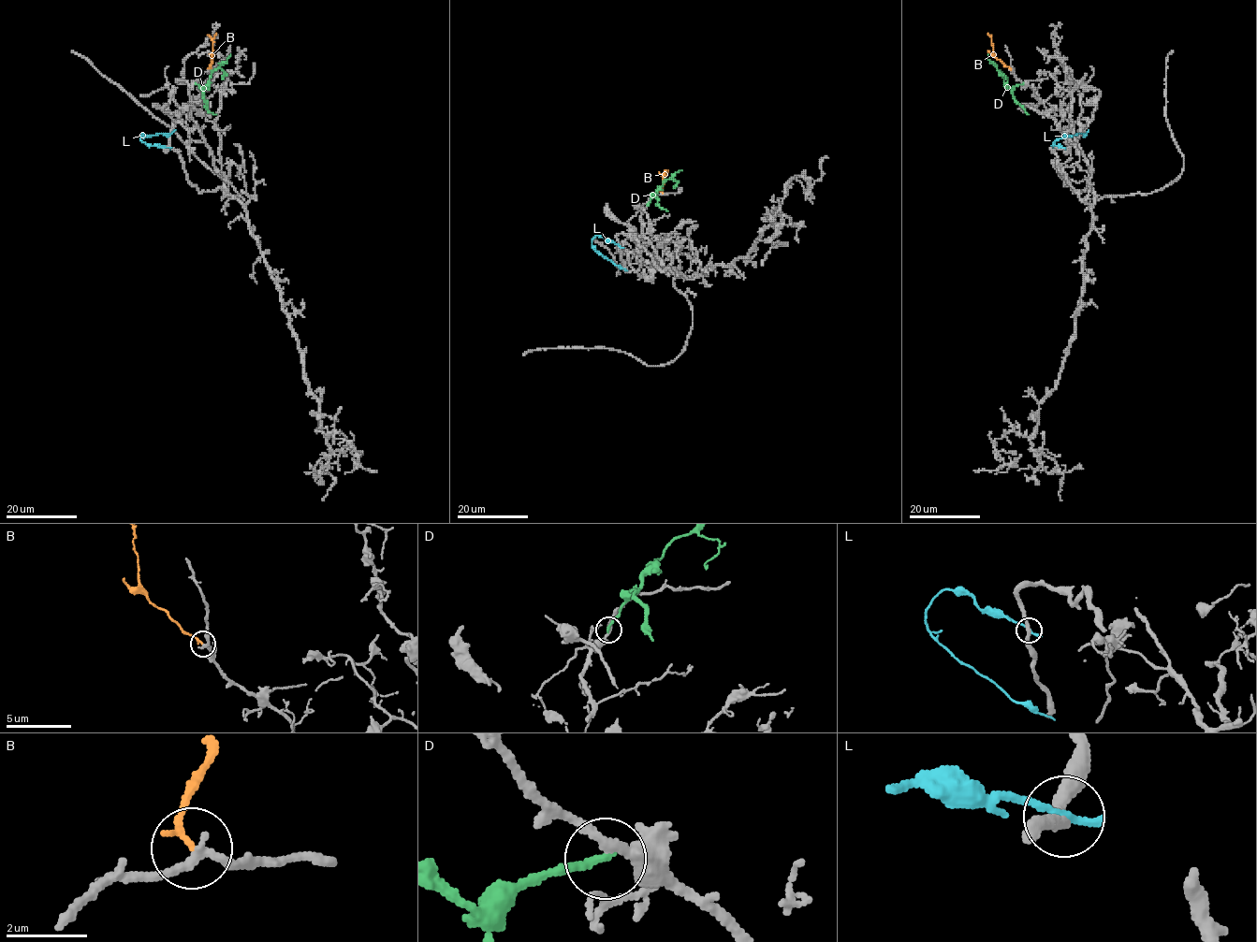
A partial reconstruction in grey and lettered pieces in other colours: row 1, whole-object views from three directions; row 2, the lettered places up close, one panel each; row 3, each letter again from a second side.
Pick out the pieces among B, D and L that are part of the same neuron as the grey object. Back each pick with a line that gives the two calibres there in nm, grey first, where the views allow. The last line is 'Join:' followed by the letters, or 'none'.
B: 220 nm thick on the grey side, 160 nm on the other
Join: B

